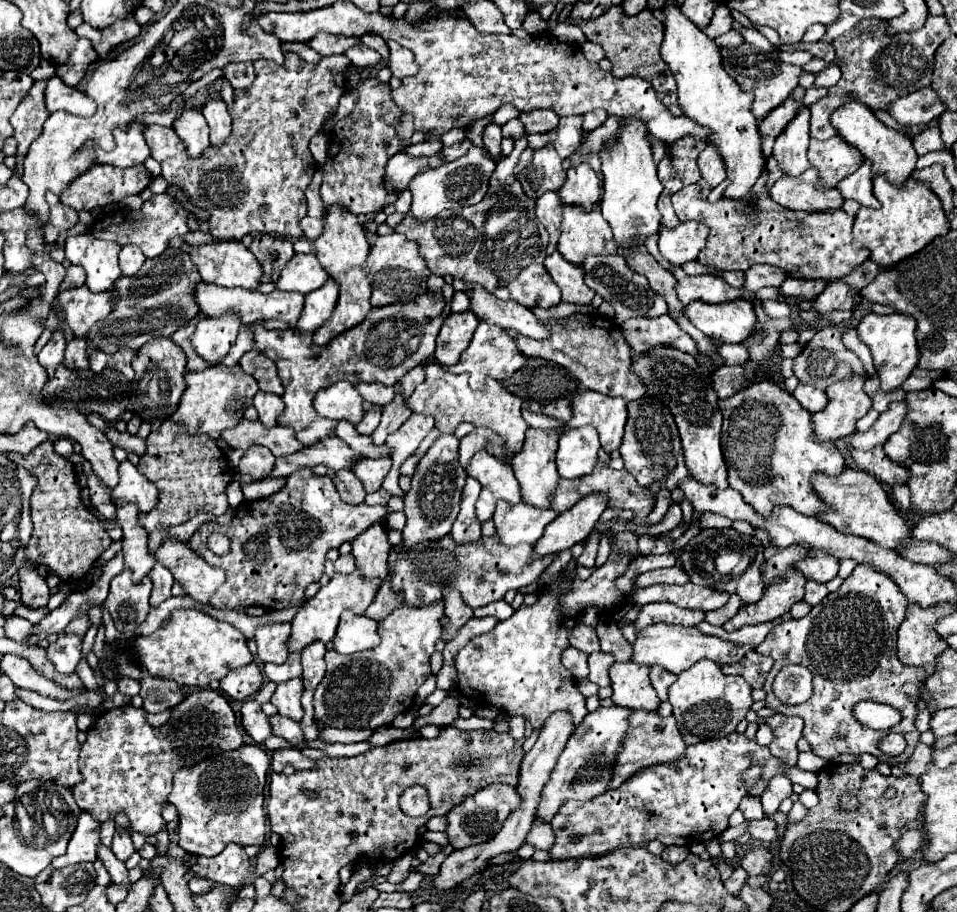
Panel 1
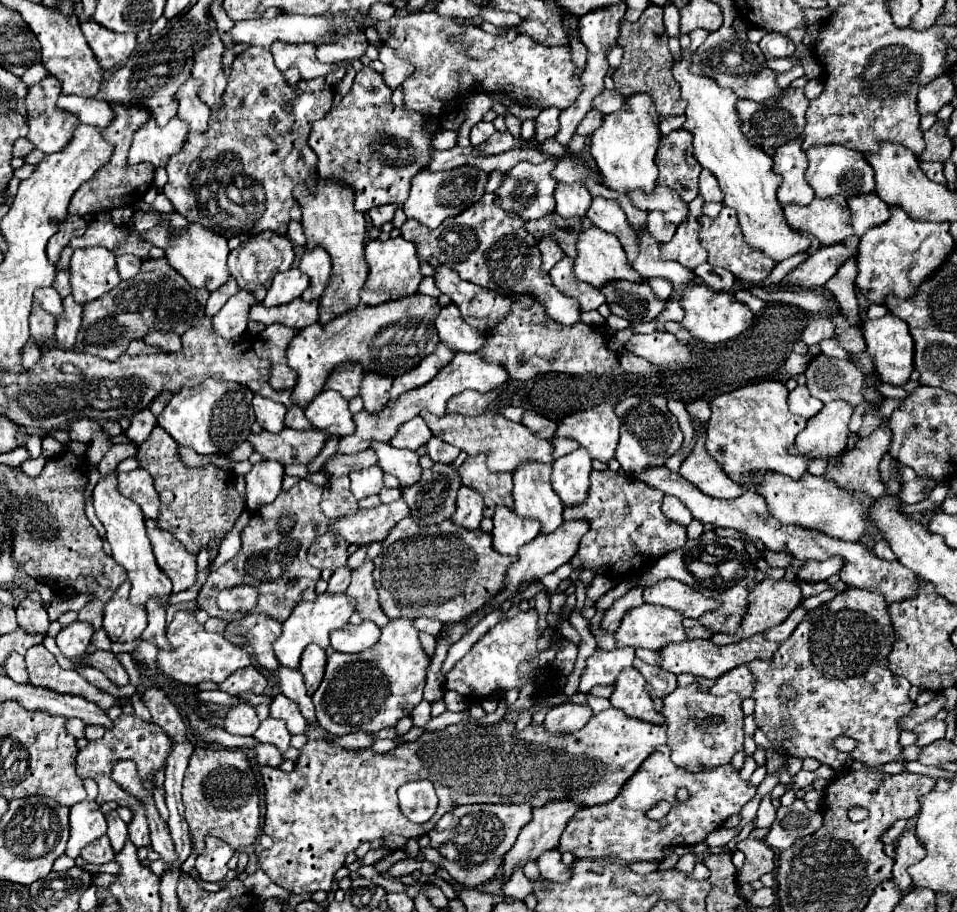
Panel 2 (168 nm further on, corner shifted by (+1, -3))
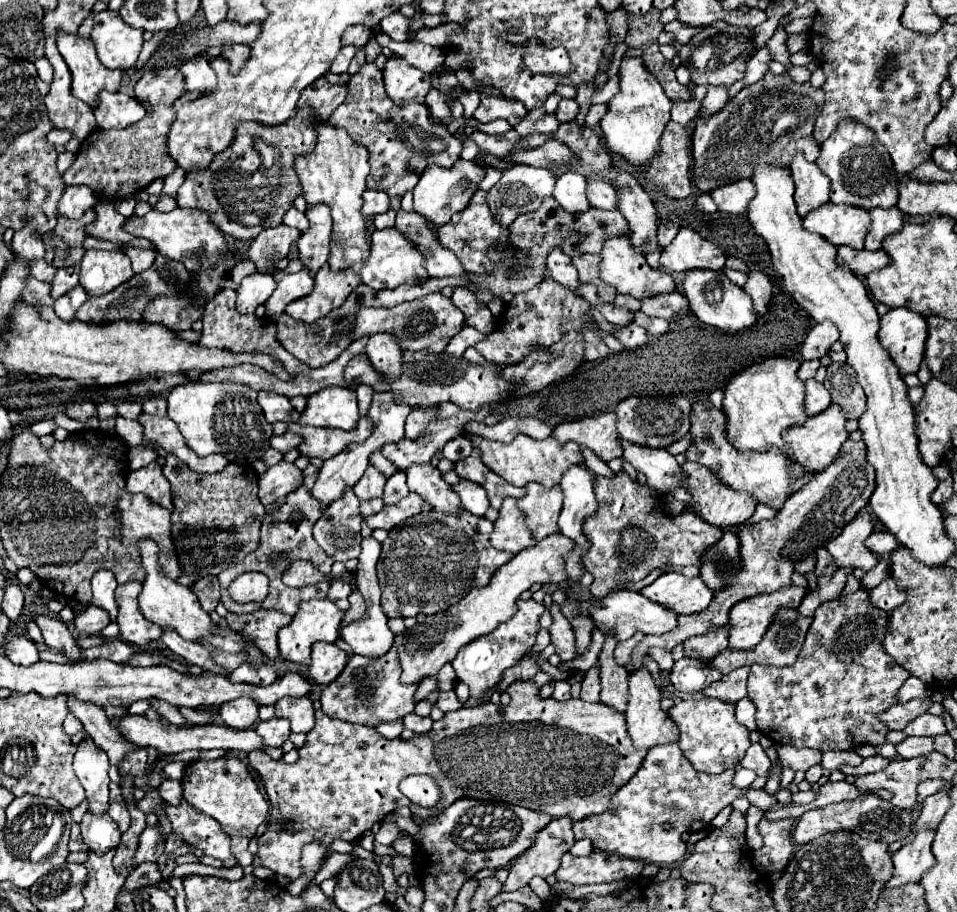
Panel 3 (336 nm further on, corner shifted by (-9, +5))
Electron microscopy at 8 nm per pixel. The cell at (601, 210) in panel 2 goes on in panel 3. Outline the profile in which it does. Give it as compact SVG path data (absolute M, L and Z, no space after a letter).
M589 181L587 183L587 199L589 199L591 207L597 207L597 209L615 209L617 193L605 181Z

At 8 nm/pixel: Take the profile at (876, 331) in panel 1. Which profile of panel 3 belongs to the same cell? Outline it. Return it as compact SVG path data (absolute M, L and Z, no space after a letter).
M891 309L881 317L879 343L899 367L901 375L917 373L925 353L927 321L909 309Z

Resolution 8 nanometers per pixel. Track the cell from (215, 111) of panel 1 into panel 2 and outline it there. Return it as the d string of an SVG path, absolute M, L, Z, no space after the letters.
M211 19L211 35L205 43L205 49L195 53L195 65L193 65L193 79L201 81L199 85L199 99L211 109L211 113L217 113L221 109L221 93L225 91L225 75L221 71L221 55L225 47L217 35L215 21Z

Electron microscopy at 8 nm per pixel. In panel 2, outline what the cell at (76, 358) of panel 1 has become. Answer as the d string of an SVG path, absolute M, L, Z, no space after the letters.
M69 295L63 301L63 317L61 321L57 319L57 327L55 327L55 337L57 337L57 345L63 351L73 351L75 349L75 337L79 333L79 325L81 325L81 315L83 315L83 307L73 301L73 297Z

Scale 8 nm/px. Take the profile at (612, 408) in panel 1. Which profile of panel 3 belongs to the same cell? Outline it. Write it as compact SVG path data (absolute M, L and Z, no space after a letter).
M601 413L595 417L563 423L553 431L553 437L559 443L577 443L591 449L601 461L611 461L621 457L619 433L617 433L617 415Z

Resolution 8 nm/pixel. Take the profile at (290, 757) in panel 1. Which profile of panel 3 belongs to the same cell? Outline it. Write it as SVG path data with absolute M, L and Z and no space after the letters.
M127 715L121 719L119 723L119 731L123 733L123 737L135 745L141 747L155 747L161 751L161 755L175 755L175 753L183 753L183 751L191 751L191 749L233 749L233 751L255 751L255 749L265 749L267 755L271 759L281 759L283 757L283 749L271 749L265 747L261 737L253 731L253 729L245 729L245 731L235 731L231 727L225 725L203 725L203 727L175 727L175 725L163 725L159 721L149 721L147 717L139 717L139 715Z

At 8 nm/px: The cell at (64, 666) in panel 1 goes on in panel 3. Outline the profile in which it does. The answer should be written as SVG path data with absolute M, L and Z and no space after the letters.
M87 607L87 611L81 617L75 617L75 633L77 635L99 635L101 629L105 629L111 623L109 613L95 609L91 611L91 607Z

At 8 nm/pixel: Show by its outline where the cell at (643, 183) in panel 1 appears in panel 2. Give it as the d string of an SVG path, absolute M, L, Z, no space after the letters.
M637 93L633 97L627 97L625 109L613 115L605 115L603 125L591 135L591 155L607 189L621 195L633 193L635 189L653 193L657 179L657 165L653 159L659 147L659 139L659 117L649 95Z

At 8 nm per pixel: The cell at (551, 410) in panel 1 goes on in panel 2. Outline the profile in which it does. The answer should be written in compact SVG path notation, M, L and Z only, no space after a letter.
M527 411L527 413L523 415L521 423L527 425L535 435L539 435L539 437L543 437L543 439L551 439L553 433L557 431L557 423L553 423L551 419L547 419L547 417L543 417L543 415L535 413L535 411Z

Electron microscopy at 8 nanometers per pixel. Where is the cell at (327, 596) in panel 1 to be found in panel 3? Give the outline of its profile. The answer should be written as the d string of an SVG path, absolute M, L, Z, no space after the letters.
M313 599L313 601L305 601L297 615L293 617L293 621L279 629L279 653L283 659L293 661L293 663L301 663L301 665L311 665L311 647L317 641L325 641L325 643L335 643L339 637L339 623L343 619L343 611L329 599Z

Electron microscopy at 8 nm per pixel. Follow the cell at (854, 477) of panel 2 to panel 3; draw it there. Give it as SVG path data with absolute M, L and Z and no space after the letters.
M847 439L841 445L839 457L835 457L835 461L825 471L815 473L801 491L793 493L773 519L739 525L737 537L739 537L741 571L735 585L721 589L719 593L713 593L713 601L705 611L693 615L677 615L679 623L667 635L645 635L643 641L635 647L635 653L631 653L631 661L625 665L625 669L629 673L641 669L643 659L649 655L651 647L661 647L665 651L671 651L675 645L683 643L693 635L703 635L711 629L727 625L731 607L743 599L789 587L795 563L815 555L817 549L827 547L827 543L835 539L843 531L843 527L849 521L853 521L855 515L869 503L869 497L875 489L875 469L867 465L865 453L867 449L863 441Z

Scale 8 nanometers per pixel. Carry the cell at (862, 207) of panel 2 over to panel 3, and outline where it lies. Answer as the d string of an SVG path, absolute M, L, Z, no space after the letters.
M897 207L871 209L871 231L865 241L865 249L883 249L883 239L903 229L903 213Z

